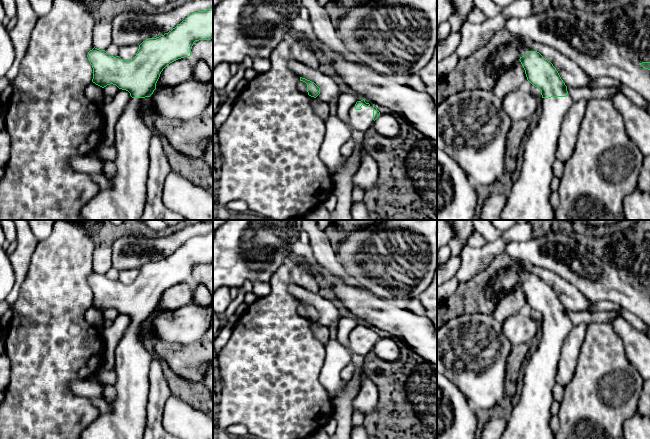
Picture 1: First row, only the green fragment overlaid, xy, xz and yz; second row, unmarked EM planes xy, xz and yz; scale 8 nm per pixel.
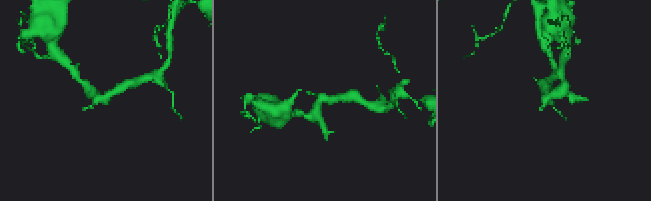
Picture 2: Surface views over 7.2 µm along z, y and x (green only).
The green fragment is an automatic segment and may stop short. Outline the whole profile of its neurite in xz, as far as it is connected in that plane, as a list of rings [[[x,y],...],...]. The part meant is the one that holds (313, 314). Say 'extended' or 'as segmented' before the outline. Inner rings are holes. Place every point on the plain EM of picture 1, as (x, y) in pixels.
as segmented; [[[300,301],[300,305],[307,308],[307,316],[309,320],[316,322],[320,318],[320,312],[314,306],[302,301]]]

